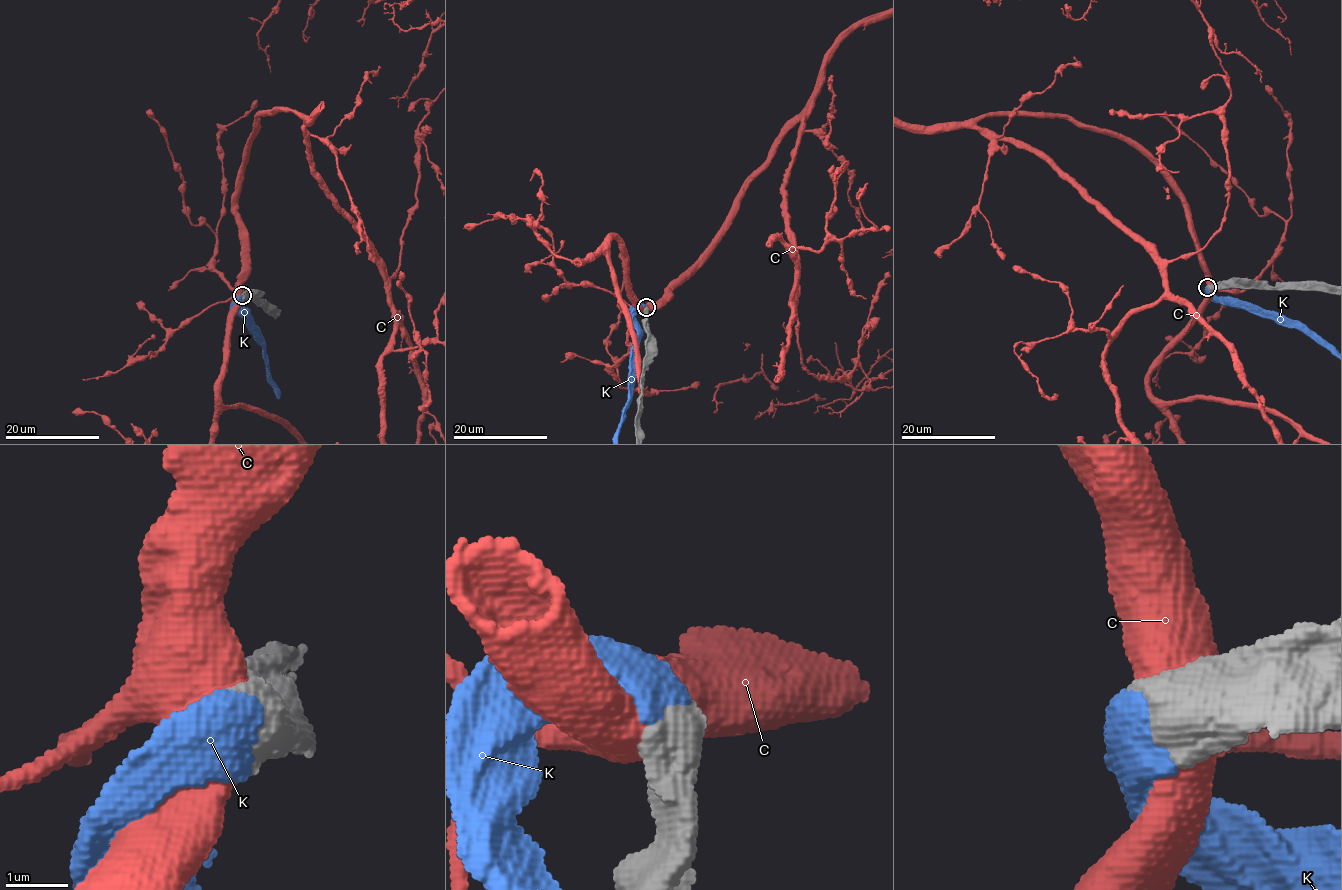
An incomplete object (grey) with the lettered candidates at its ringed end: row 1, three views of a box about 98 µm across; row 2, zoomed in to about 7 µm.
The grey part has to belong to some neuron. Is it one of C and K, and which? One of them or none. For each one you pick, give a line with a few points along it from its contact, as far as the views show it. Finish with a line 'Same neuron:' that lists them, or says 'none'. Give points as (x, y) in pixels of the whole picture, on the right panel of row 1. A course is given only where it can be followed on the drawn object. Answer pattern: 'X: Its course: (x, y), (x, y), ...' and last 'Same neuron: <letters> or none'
Same neuron: K

